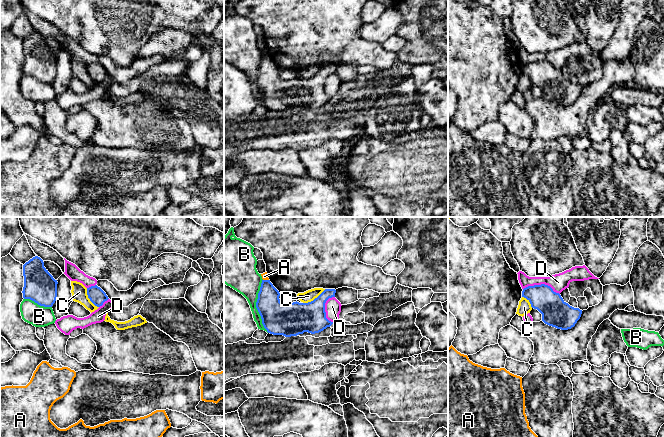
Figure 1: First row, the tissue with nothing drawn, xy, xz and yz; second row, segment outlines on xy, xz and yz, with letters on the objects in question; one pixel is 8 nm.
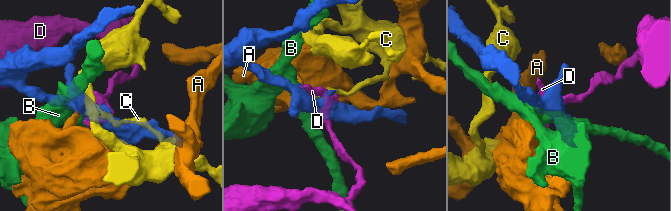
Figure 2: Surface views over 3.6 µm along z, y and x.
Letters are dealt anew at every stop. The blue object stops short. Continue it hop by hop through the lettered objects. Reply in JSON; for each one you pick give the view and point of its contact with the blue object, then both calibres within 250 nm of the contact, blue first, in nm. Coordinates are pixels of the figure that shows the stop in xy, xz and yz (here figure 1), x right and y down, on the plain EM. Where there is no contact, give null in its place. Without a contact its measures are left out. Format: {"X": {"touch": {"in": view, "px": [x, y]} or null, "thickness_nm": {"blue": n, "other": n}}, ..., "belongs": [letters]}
{"belongs": []}

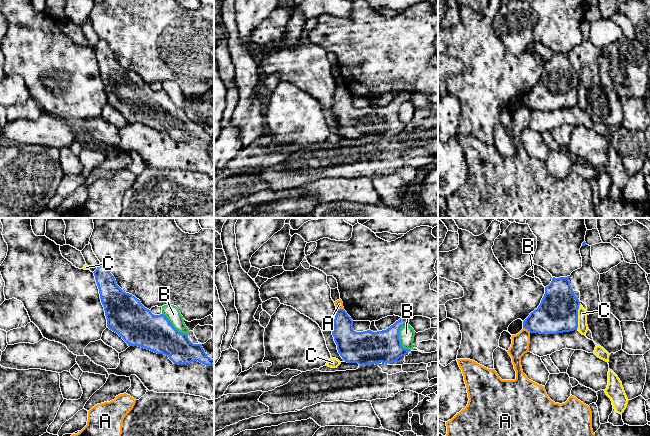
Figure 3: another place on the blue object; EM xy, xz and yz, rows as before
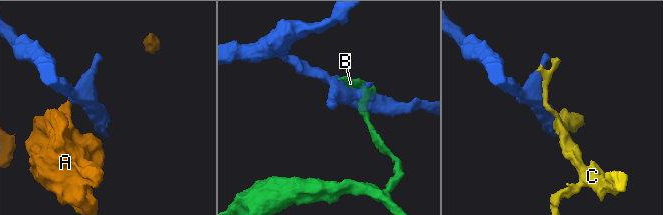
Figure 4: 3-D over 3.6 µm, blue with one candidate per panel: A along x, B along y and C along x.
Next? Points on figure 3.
{"belongs": []}

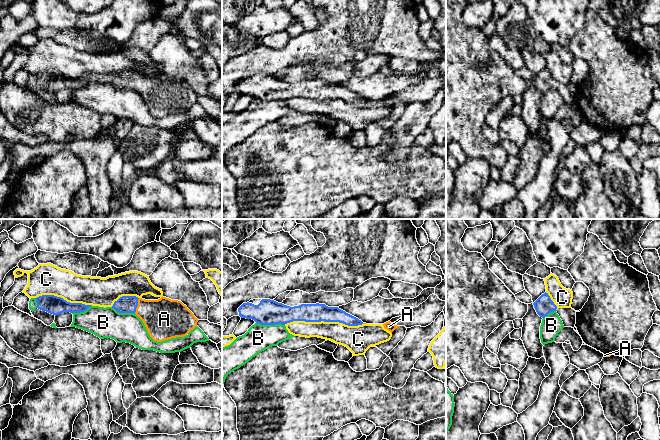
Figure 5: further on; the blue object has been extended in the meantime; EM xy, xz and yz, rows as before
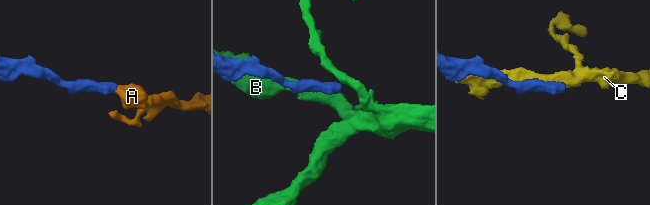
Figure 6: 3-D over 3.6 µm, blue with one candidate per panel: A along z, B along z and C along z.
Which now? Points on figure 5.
{"A": {"touch": {"in": "xy", "px": [137, 81]}, "thickness_nm": {"blue": 140, "other": 320}}, "belongs": ["A"]}

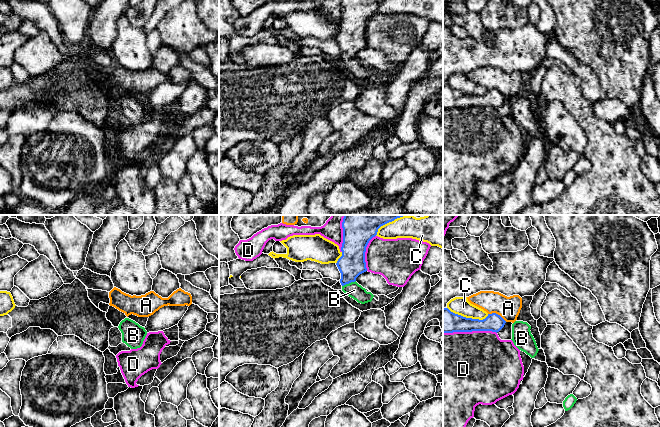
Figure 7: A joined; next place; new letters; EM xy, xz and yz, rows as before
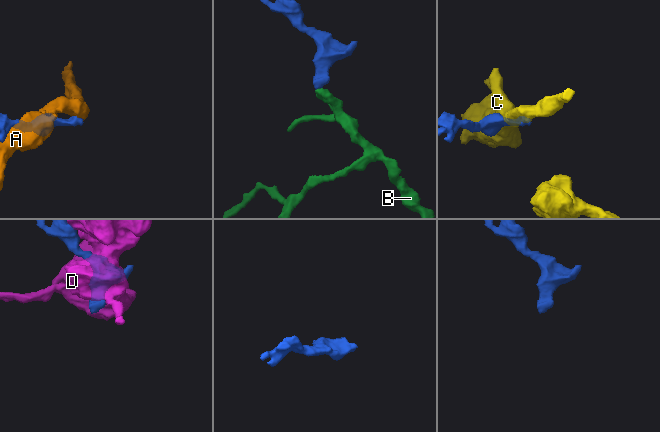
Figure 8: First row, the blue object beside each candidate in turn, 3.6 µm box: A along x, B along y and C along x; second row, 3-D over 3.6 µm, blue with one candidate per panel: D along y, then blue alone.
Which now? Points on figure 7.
{"B": {"touch": {"in": "xz", "px": [348, 59]}, "thickness_nm": {"blue": 220, "other": 120}}, "belongs": ["B"]}

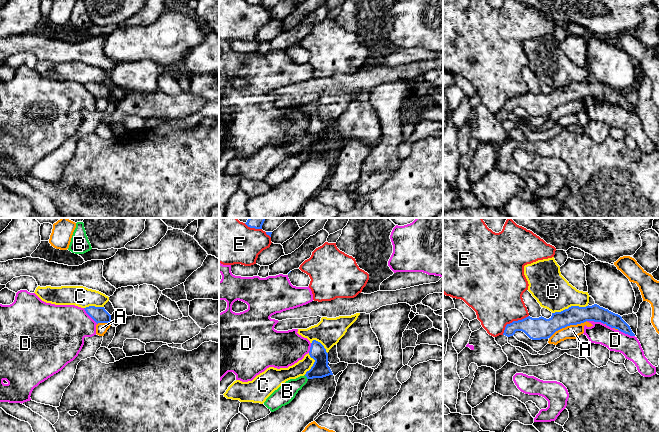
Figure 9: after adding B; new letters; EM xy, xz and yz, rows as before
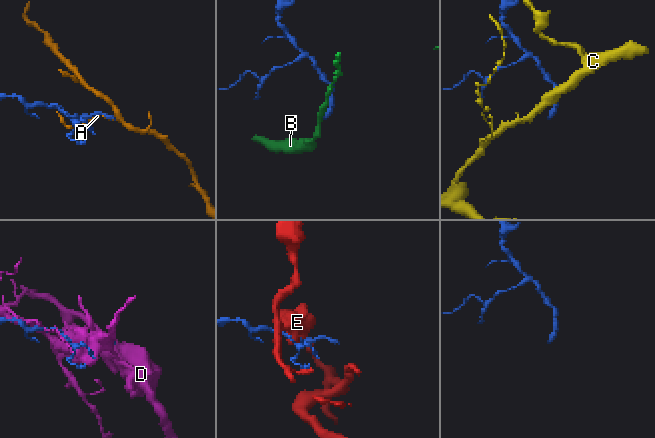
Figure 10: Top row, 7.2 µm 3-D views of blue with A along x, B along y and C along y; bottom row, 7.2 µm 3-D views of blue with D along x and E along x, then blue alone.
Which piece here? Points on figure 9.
{"belongs": []}

